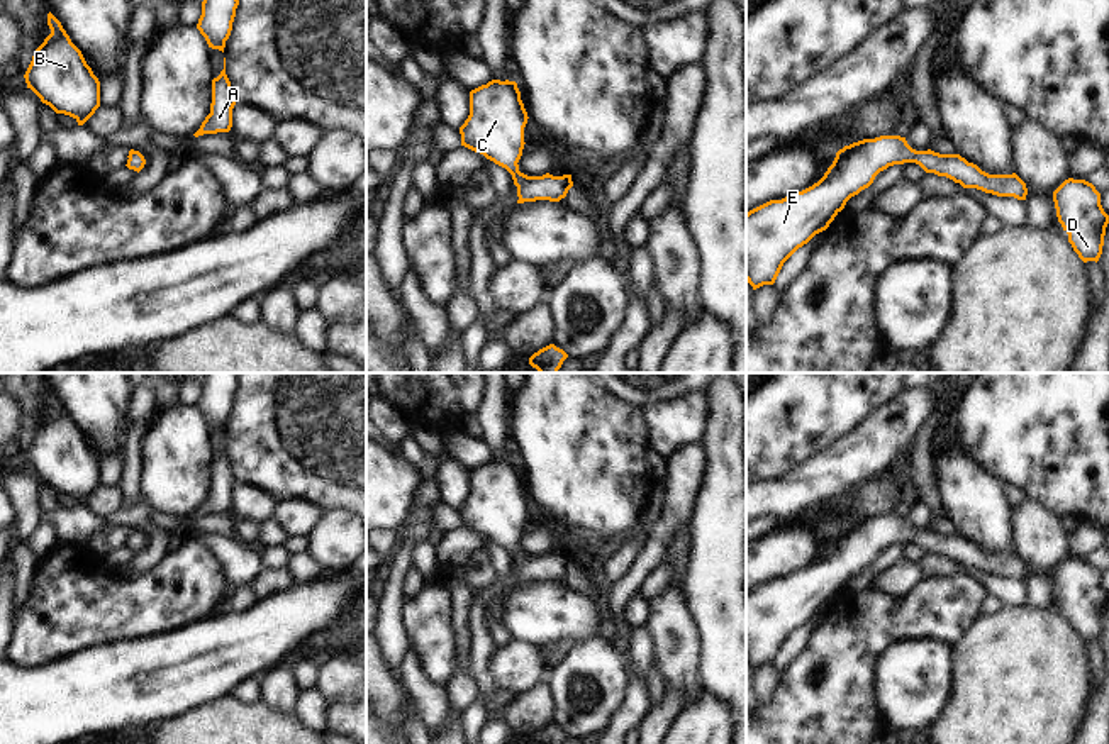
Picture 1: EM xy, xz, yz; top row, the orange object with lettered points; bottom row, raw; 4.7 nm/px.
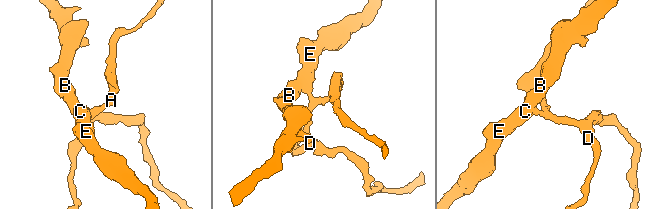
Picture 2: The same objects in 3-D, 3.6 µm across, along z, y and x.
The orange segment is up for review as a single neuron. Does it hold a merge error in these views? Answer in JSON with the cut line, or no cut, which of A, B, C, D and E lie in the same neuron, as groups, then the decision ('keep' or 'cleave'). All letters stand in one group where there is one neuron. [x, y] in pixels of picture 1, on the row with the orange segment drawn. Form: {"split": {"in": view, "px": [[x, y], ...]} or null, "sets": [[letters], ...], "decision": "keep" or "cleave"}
{"split": null, "sets": [["A", "B", "C", "D", "E"]], "decision": "keep"}

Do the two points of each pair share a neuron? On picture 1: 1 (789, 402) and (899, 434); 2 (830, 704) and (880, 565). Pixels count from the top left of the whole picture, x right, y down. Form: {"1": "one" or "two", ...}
{"1": "two", "2": "two"}

